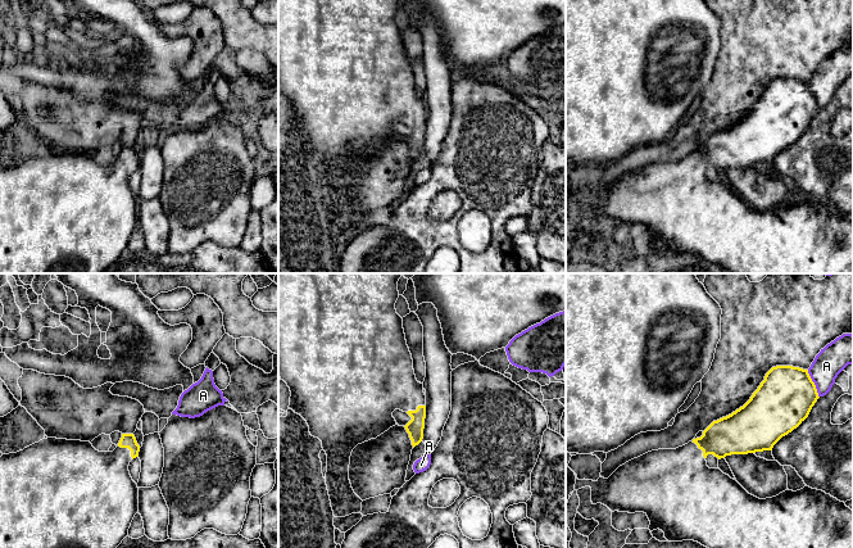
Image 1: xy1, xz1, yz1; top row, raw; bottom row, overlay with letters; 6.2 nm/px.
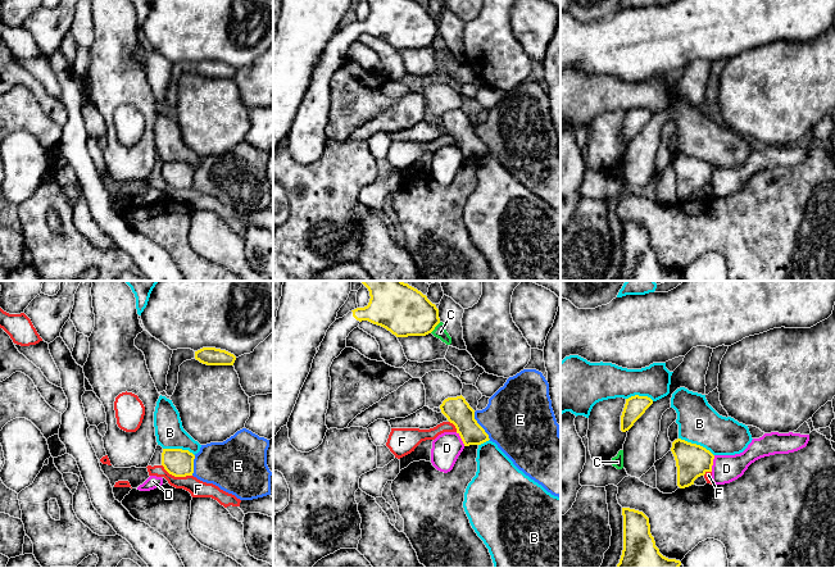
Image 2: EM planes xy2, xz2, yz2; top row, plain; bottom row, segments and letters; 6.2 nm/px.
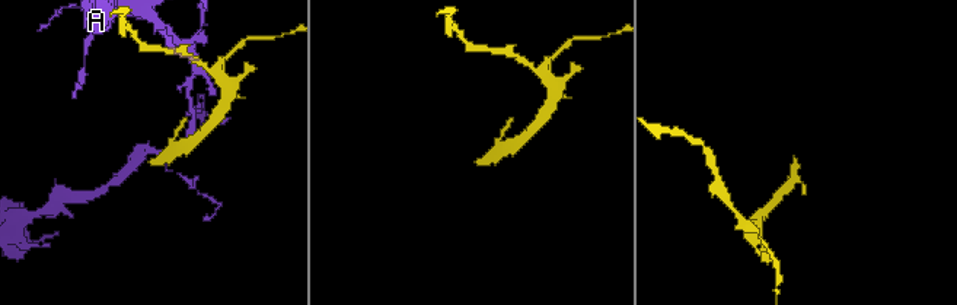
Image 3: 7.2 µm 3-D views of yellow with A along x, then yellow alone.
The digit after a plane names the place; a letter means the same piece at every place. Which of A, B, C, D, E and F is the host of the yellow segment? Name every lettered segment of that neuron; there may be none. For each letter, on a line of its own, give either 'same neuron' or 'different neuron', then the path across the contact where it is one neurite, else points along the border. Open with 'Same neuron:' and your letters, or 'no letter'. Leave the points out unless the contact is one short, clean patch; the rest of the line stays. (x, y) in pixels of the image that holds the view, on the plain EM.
Same neuron: no letter
A: different neuron
B: different neuron
C: different neuron; border along xz2 (440, 35), (430, 45)
D: different neuron
E: different neuron; border along xz2 (473, 125), (473, 131), (490, 151)
F: different neuron; border along xy2 (162, 177), (175, 189), (191, 189)

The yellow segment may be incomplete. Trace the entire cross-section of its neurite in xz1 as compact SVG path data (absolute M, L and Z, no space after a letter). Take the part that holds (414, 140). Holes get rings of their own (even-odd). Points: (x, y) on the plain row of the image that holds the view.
M278 0L278 89L287 96L291 104L289 121L307 133L310 148L322 154L322 160L327 167L326 198L335 230L360 226L363 213L354 205L349 193L350 168L358 157L376 151L390 140L398 137L393 130L395 122L407 124L412 130L404 140L409 146L413 160L423 151L426 108L423 105L423 96L418 95L414 87L413 72L403 41L403 31L395 22L398 10L398 0Z

